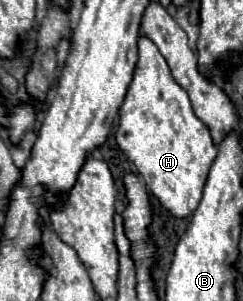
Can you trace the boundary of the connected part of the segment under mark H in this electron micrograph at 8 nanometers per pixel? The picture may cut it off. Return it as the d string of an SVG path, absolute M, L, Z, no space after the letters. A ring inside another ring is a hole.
M140 35L138 39L138 65L134 71L134 79L130 83L130 91L126 93L126 99L120 107L116 141L120 149L126 153L126 157L136 165L136 171L142 177L142 181L148 185L148 189L154 193L154 197L168 213L172 213L176 219L188 219L198 209L206 175L212 161L218 155L218 149L212 143L208 127L194 115L186 91L172 79L166 59L160 55L158 47L146 35Z

